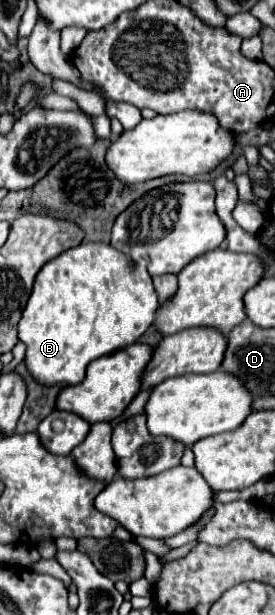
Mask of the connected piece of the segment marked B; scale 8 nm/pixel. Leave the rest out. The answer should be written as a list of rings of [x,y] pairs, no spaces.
[[[82,242],[52,258],[36,274],[34,290],[18,322],[18,338],[26,344],[26,366],[42,384],[78,384],[88,362],[136,342],[154,322],[158,294],[144,264],[136,264],[106,242]]]

